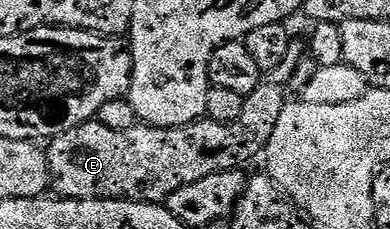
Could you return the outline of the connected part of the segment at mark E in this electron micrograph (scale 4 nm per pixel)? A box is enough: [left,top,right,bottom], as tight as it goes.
[45,41,302,204]

